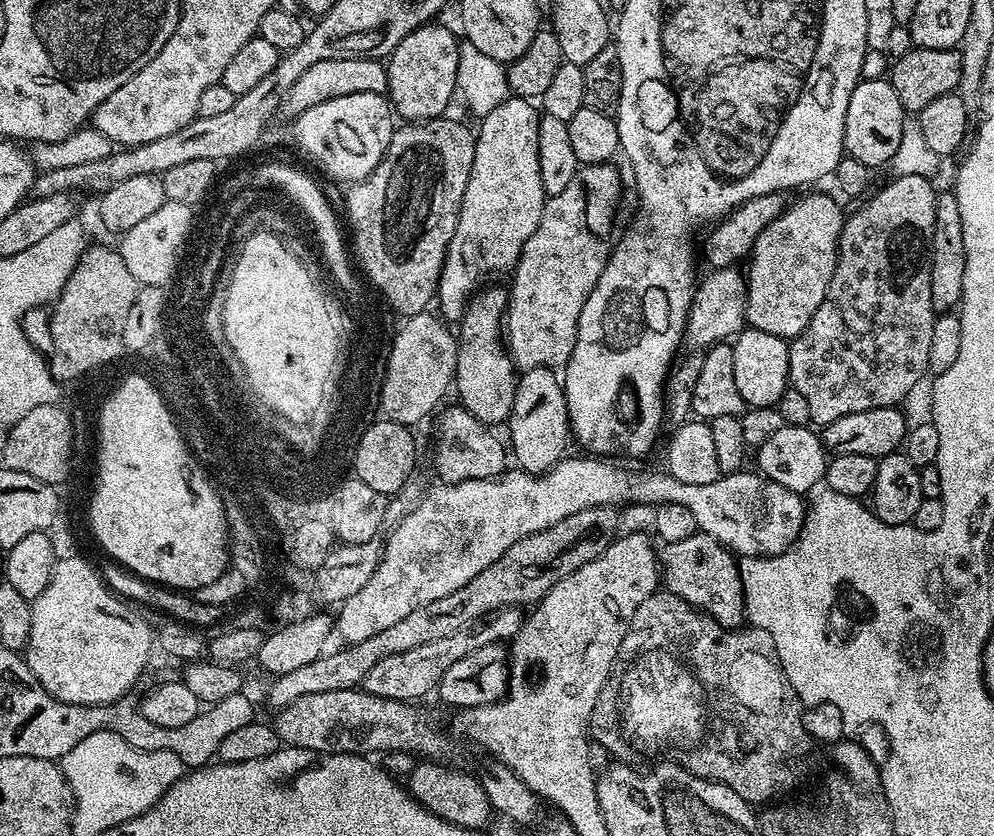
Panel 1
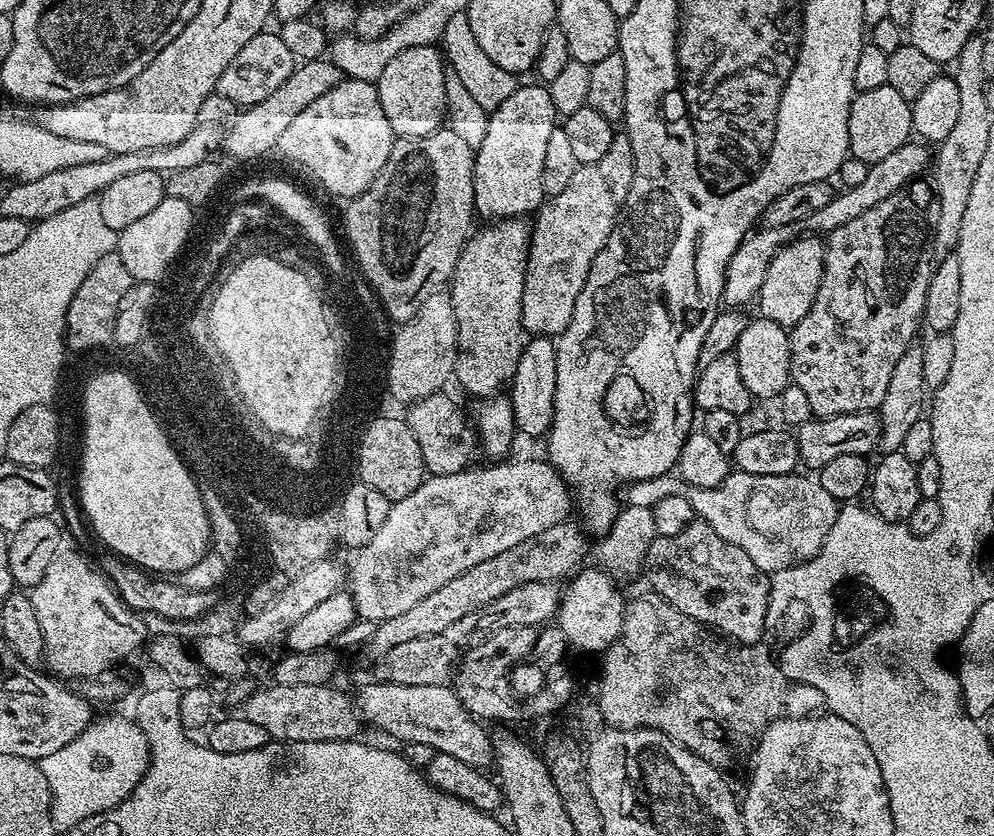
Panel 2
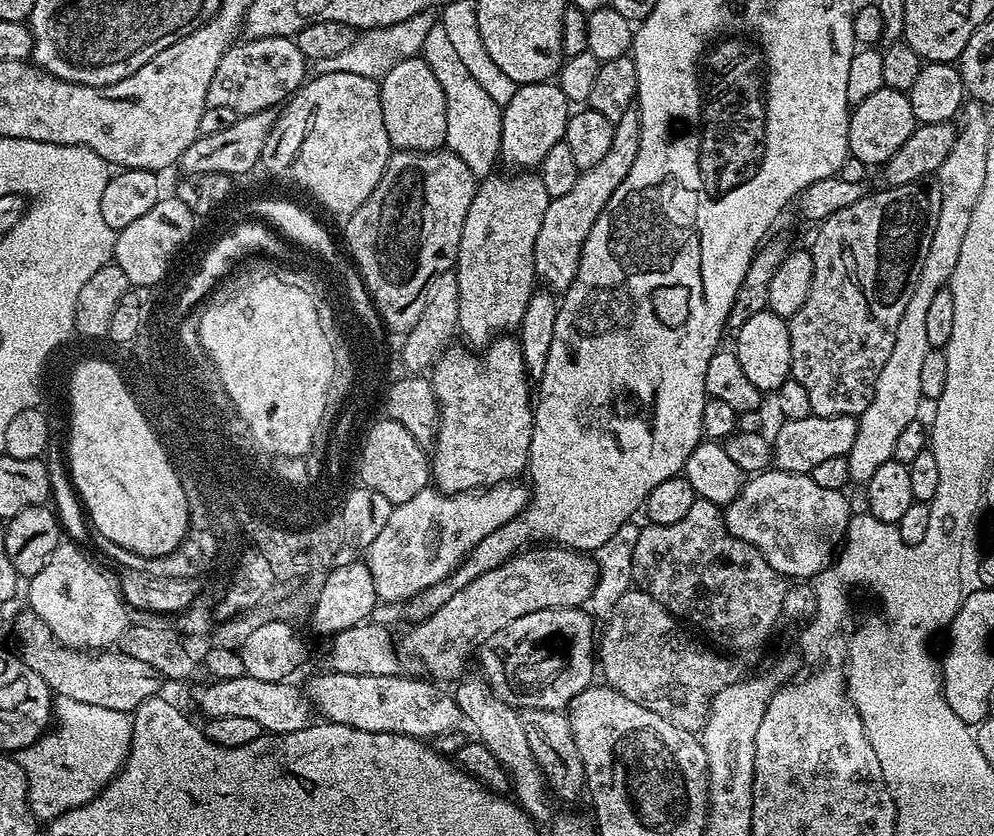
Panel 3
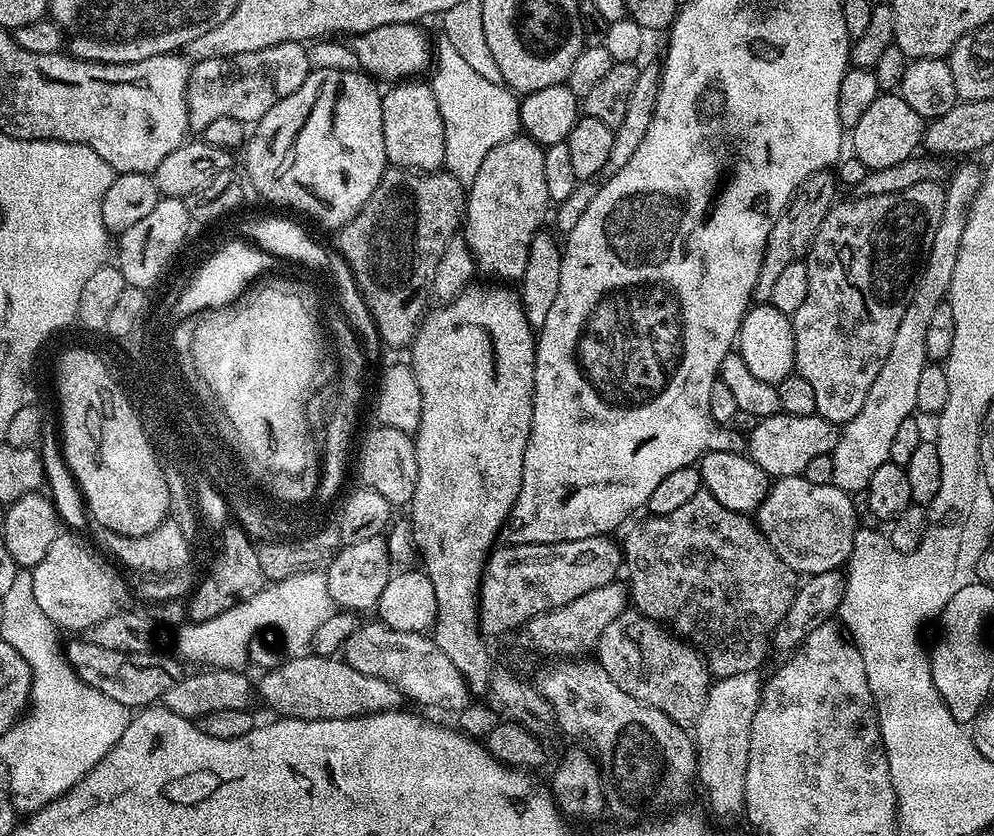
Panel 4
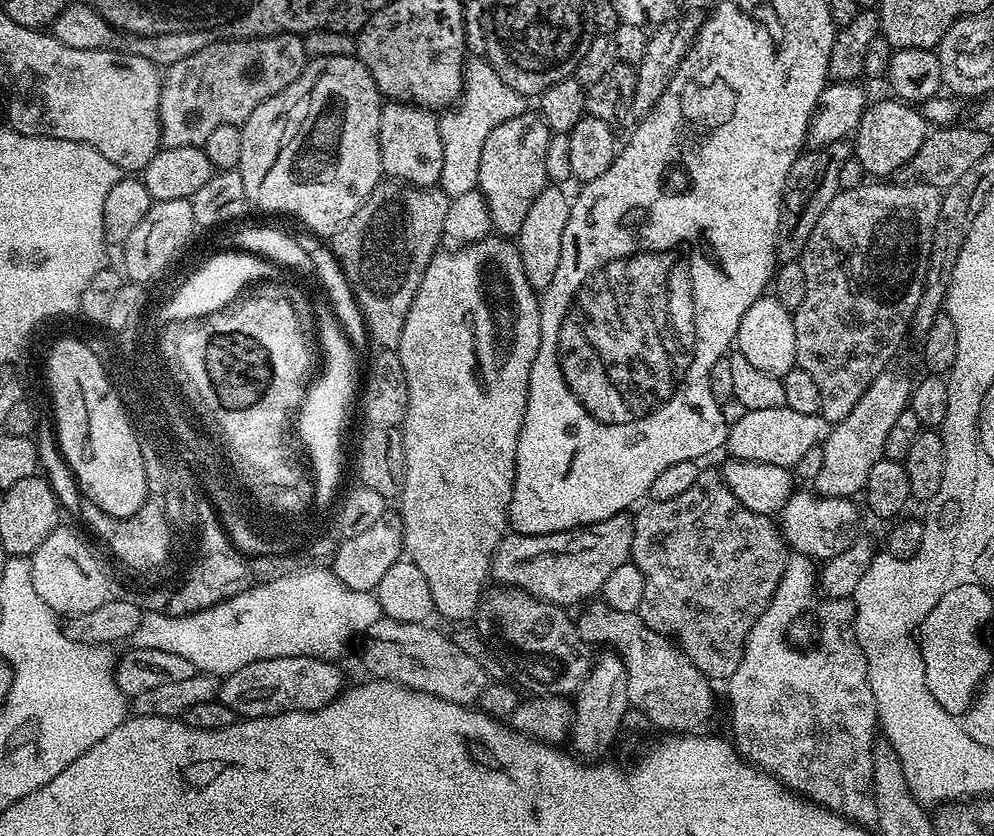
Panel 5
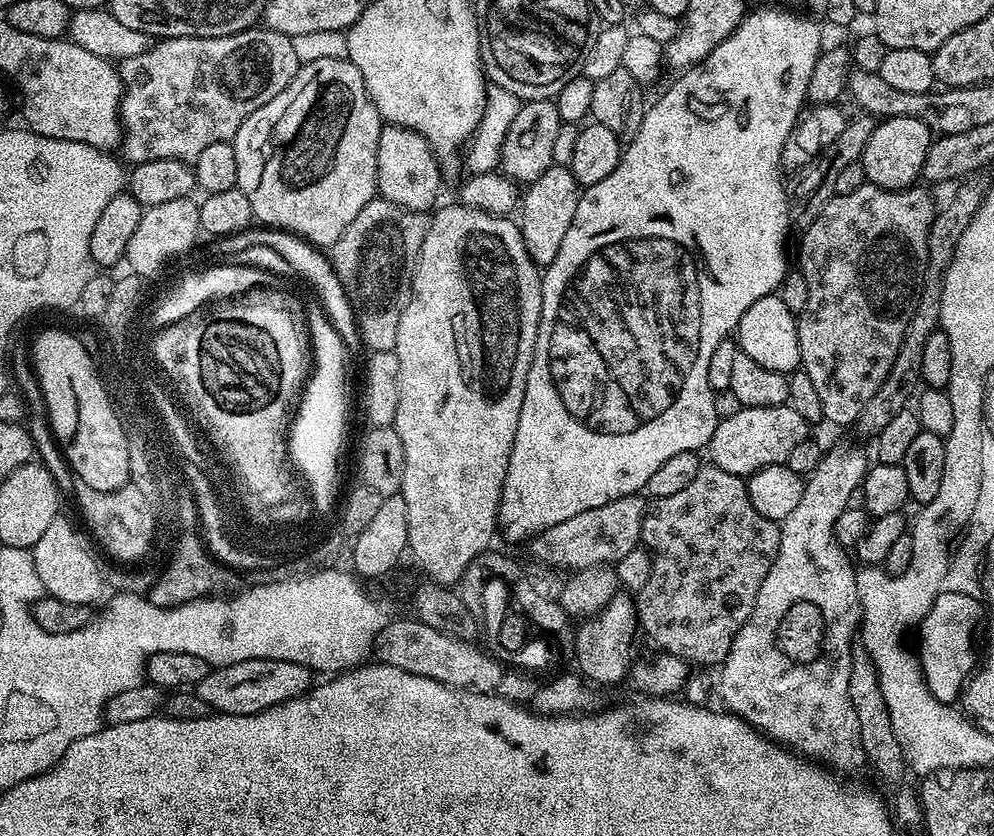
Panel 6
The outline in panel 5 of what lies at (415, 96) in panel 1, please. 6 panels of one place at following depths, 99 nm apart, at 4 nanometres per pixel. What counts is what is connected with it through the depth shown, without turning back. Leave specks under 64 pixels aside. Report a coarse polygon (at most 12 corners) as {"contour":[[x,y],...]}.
{"contour":[[411,102],[380,110],[380,167],[414,188],[439,185],[440,121]]}

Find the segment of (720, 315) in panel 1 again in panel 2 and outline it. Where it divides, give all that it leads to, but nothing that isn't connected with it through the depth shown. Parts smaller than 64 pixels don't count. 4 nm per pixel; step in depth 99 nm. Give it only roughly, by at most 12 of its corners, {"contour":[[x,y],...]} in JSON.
{"contour":[[909,140],[869,165],[801,225],[749,232],[726,266],[723,303],[760,295],[774,254],[801,235],[826,236],[925,173],[927,145]]}

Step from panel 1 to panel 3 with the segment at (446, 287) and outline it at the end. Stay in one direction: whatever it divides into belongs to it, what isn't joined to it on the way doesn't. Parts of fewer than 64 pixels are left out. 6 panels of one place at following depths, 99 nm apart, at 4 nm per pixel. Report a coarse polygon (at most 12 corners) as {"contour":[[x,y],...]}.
{"contour":[[559,83],[521,84],[503,108],[499,159],[532,170],[563,140]]}

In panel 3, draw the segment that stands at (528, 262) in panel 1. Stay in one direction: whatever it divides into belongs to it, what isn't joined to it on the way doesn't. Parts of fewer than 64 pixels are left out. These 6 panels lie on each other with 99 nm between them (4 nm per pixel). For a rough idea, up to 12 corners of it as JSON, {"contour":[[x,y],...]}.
{"contour":[[635,107],[602,162],[549,199],[534,242],[536,279],[563,294],[590,226],[640,145]]}

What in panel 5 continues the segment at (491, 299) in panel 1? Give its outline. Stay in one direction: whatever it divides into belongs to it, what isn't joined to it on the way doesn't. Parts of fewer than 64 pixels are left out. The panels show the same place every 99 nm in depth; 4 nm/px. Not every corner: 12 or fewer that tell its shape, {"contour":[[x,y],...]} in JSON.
{"contour":[[527,110],[486,139],[478,190],[501,237],[549,187],[554,133]]}

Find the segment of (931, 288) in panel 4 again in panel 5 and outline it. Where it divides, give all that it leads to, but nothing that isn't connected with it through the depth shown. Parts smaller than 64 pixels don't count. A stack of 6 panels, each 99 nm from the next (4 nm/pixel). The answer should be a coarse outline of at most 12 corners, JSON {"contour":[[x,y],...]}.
{"contour":[[884,369],[822,446],[819,495],[863,493],[909,407],[913,377]]}

